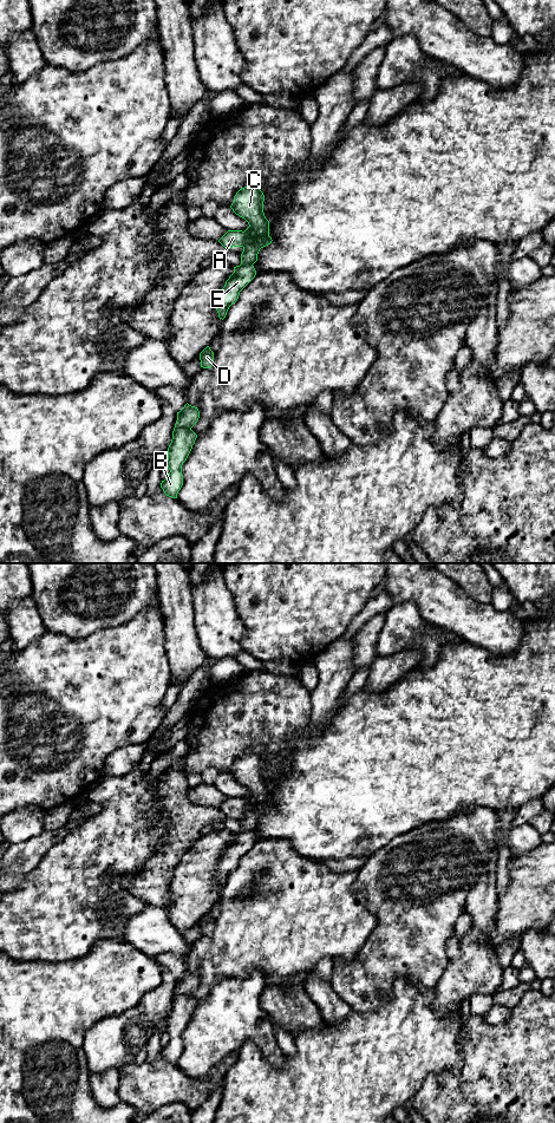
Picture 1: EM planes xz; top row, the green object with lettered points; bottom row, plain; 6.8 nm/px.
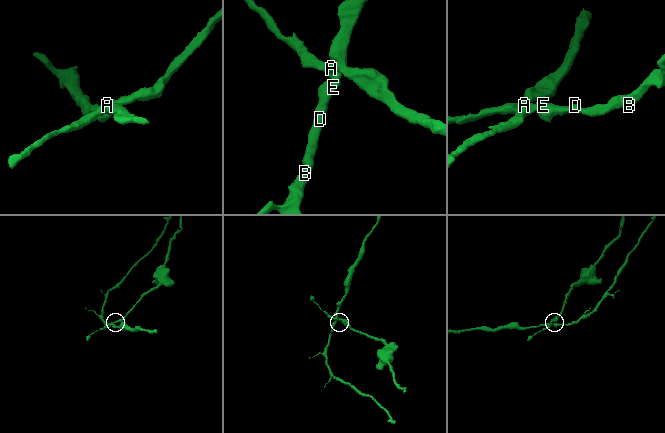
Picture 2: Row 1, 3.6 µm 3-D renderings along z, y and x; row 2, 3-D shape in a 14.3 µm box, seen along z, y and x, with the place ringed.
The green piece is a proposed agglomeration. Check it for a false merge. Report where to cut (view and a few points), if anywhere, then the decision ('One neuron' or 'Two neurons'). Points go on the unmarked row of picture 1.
Split along xz (268, 801), (260, 807), (260, 814). Two neurons

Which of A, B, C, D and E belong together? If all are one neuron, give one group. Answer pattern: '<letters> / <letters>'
A / B C D E

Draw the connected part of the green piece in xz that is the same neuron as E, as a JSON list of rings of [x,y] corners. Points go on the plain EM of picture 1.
[[[252,752],[240,756],[234,763],[230,775],[240,784],[244,785],[249,794],[244,801],[249,805],[241,821],[241,831],[234,834],[234,840],[226,848],[218,861],[216,877],[220,886],[224,886],[229,874],[239,866],[240,858],[255,844],[254,830],[261,816],[259,809],[269,802],[269,788],[263,779],[263,759]]]

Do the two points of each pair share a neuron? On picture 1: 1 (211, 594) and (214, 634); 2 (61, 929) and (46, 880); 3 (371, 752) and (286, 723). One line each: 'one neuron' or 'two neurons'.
1: one neuron
2: one neuron
3: two neurons

